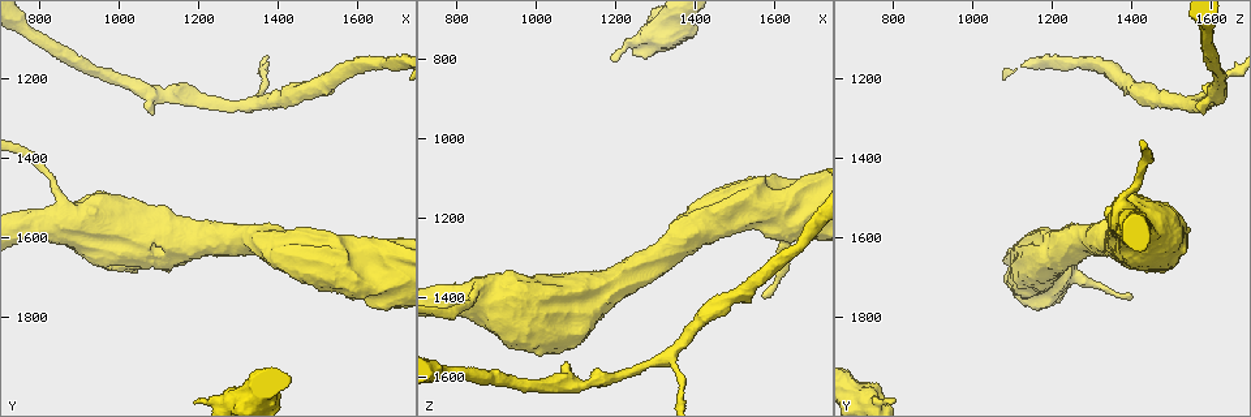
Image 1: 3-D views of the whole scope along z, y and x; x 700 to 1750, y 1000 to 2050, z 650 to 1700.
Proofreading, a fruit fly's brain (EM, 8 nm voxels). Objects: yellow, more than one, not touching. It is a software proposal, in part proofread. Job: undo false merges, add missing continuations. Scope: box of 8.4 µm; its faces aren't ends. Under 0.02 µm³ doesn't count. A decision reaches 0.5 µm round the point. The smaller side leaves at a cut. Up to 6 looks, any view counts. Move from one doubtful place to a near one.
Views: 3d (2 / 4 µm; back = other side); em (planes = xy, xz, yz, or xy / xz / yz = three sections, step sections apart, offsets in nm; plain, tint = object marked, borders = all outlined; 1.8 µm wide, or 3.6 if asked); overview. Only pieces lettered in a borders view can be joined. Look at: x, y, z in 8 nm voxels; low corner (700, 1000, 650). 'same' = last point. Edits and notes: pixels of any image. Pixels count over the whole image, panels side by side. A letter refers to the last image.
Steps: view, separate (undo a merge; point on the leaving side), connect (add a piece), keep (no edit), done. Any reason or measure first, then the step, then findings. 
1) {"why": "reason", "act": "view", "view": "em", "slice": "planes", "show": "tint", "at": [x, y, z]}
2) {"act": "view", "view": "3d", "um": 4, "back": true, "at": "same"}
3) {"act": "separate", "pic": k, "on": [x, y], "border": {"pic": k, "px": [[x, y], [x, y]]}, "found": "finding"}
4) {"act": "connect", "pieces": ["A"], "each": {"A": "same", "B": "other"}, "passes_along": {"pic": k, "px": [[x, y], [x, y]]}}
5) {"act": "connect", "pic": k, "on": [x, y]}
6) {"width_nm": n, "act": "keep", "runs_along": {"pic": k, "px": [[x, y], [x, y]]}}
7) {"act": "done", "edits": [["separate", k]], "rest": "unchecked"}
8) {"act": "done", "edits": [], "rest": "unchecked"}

{"why": "free end", "act": "view", "view": "3d", "um": 4, "at": [1580, 1740, 1395]}

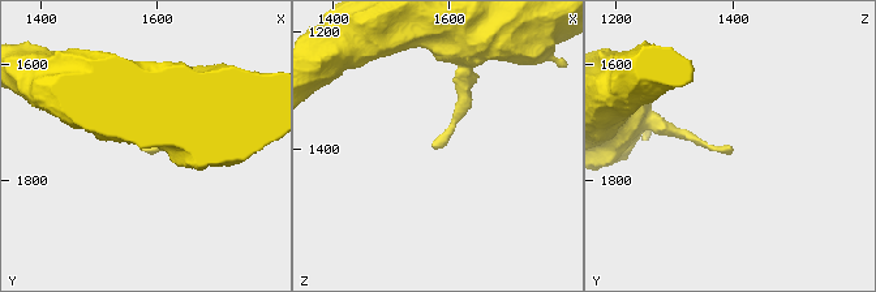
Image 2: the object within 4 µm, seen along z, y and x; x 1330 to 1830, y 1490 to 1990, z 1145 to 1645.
{"act": "view", "view": "em", "slice": "planes", "show": "borders", "at": [1575, 1745, 1400]}

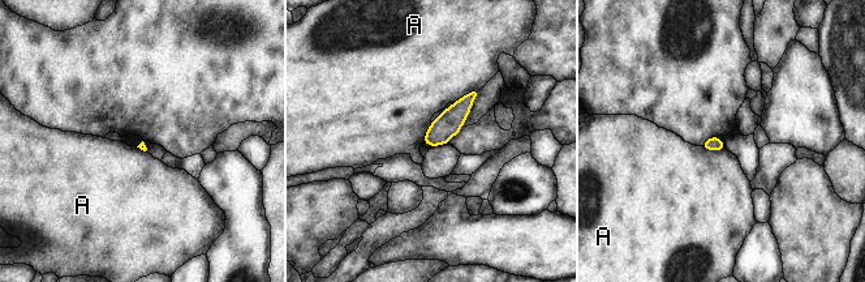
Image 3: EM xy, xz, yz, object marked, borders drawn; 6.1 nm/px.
{"act": "keep", "each": {"A": "other"}, "runs_along": {"pic": 3, "px": [[474, 93], [429, 141]]}, "found": "no lettered piece goes on from it"}

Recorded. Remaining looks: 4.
{"why": "calibre changes", "act": "view", "view": "3d", "um": 4, "at": [855, 1515, 1380]}

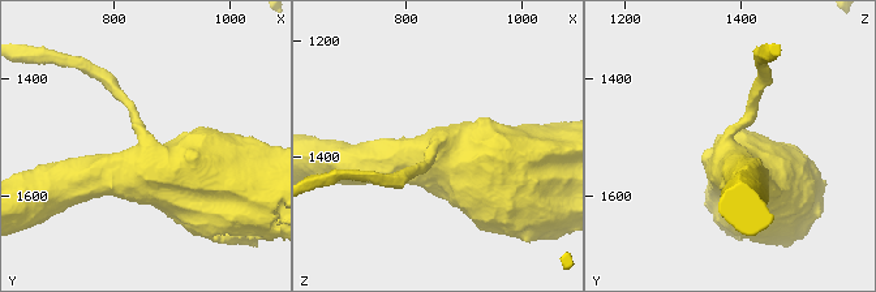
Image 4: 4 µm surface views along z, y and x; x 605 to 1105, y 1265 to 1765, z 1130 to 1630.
{"act": "view", "view": "em", "slice": "xy", "step": 4, "show": "plain", "at": [860, 1515, 1375]}

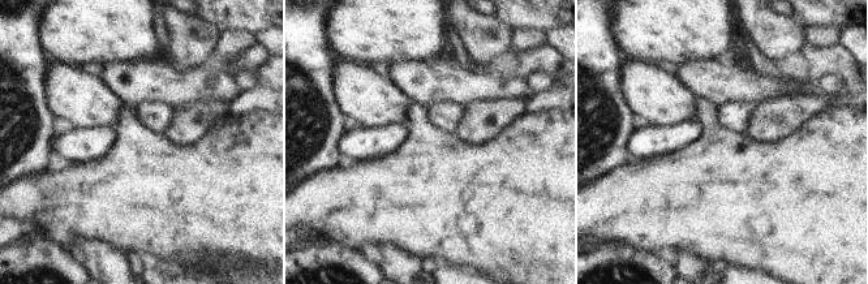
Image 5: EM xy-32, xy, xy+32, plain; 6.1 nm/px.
{"why": "see the neighbours", "act": "view", "view": "em", "slice": "xy", "step": 4, "show": "borders", "at": "same"}

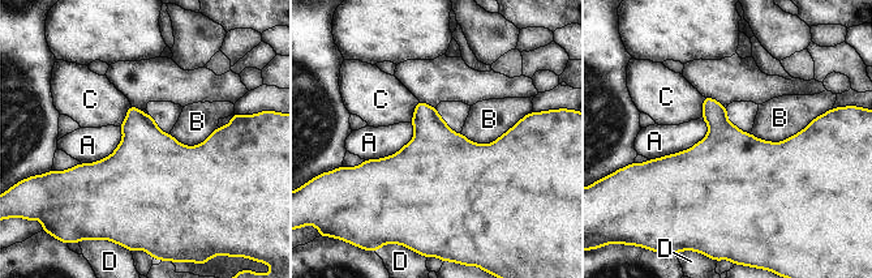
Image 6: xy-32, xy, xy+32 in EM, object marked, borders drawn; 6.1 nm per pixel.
{"act": "keep", "each": {"A": "other", "B": "other", "C": "other", "D": "other"}, "found": "all the same cell"}

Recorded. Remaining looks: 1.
{"act": "done", "edits": [], "rest": "unchecked"}

